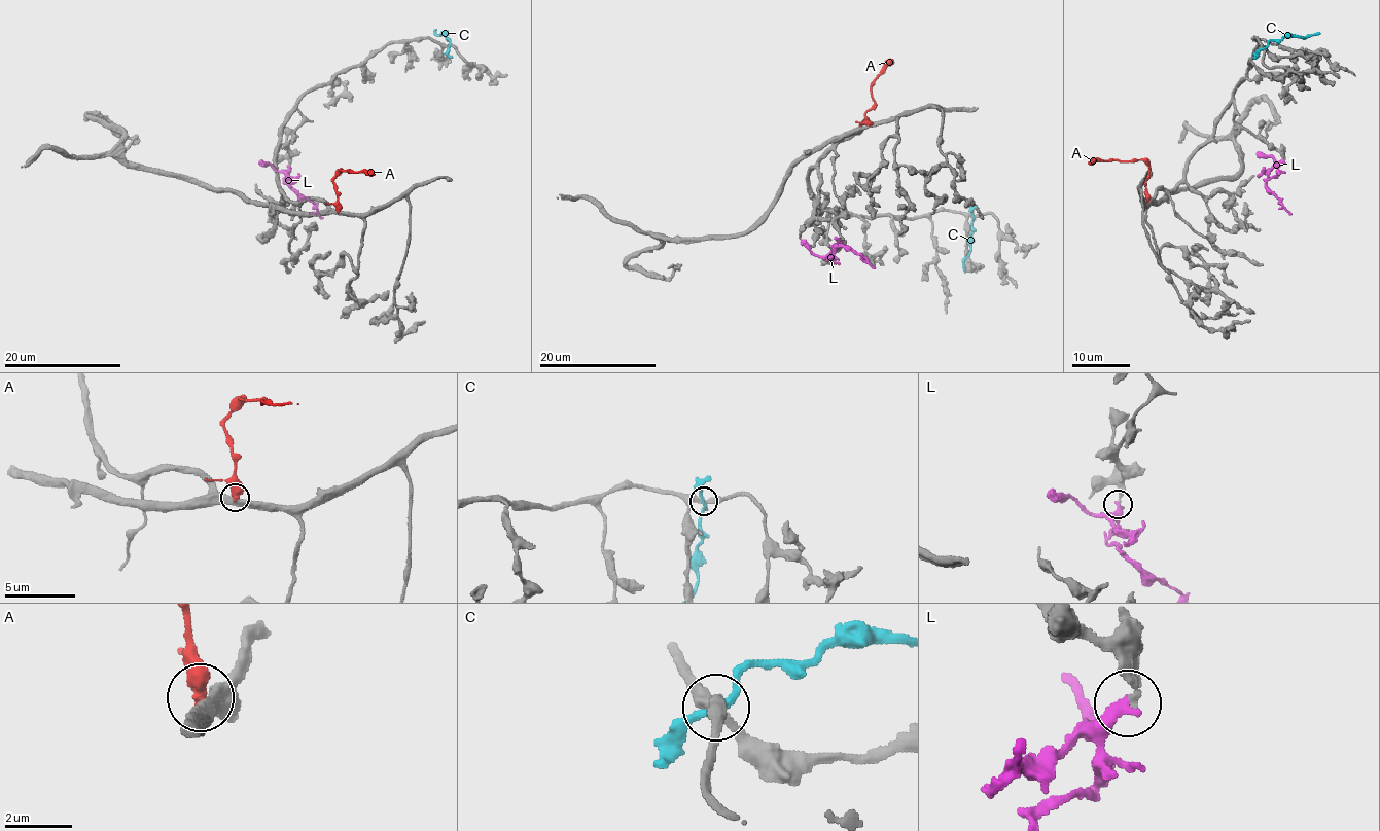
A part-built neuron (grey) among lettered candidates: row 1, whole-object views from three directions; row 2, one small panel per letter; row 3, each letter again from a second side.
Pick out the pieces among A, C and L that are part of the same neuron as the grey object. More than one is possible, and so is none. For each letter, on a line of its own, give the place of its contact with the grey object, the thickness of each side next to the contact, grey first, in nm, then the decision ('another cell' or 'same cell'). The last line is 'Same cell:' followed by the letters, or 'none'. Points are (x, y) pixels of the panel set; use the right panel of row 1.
A: meets grey at (1147, 201); 380 nm thick on the grey side, 550 nm on the other; another cell
C: meets grey at (1264, 47); 320 nm thick on the grey side, 220 nm on the other; another cell
L: meets grey at (1282, 160); 200 nm thick on the grey side, 340 nm on the other; another cell
Same cell: none

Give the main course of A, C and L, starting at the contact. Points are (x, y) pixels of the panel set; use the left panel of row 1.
A: (338, 211), (338, 192), (332, 177), (340, 171), (375, 172)
C: (449, 46), (448, 38), (443, 33), (434, 32), (435, 29)
L: (288, 167), (287, 183), (308, 197), (323, 218)

